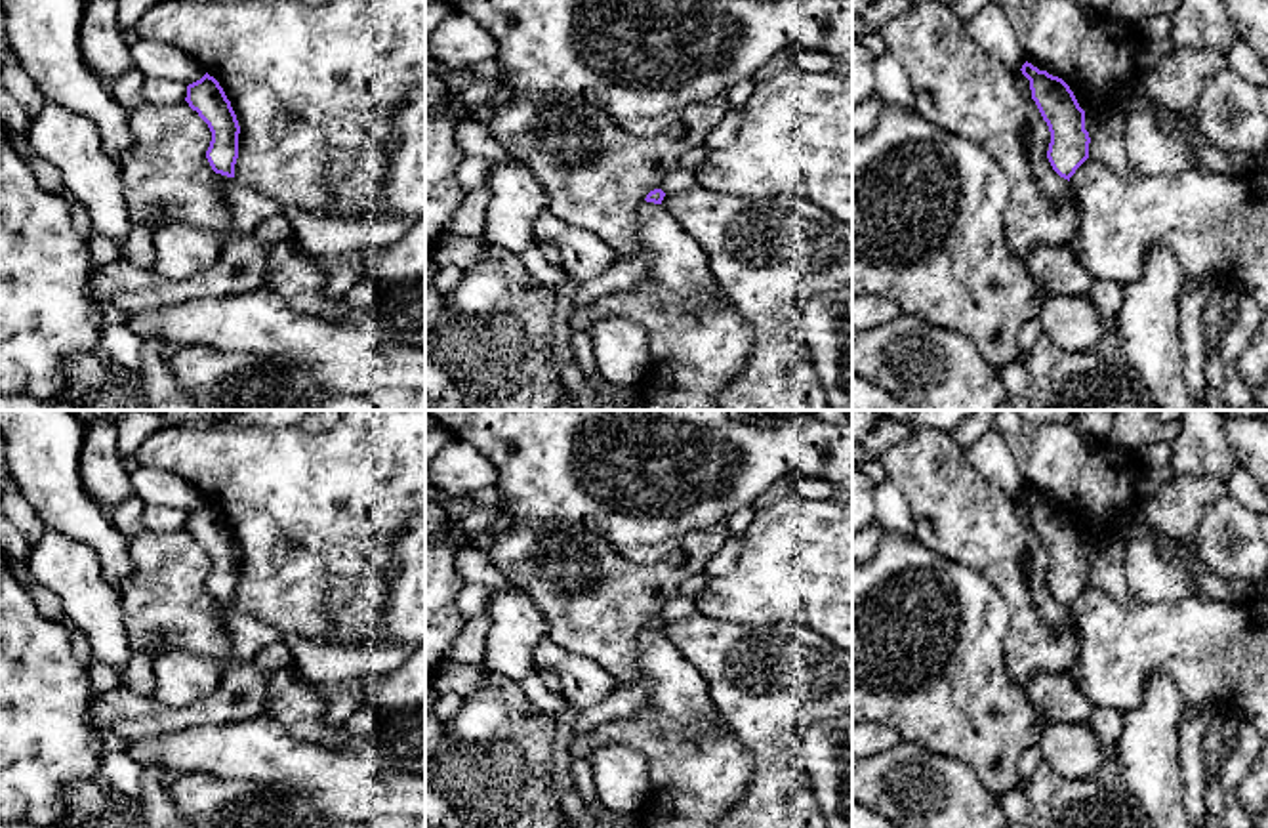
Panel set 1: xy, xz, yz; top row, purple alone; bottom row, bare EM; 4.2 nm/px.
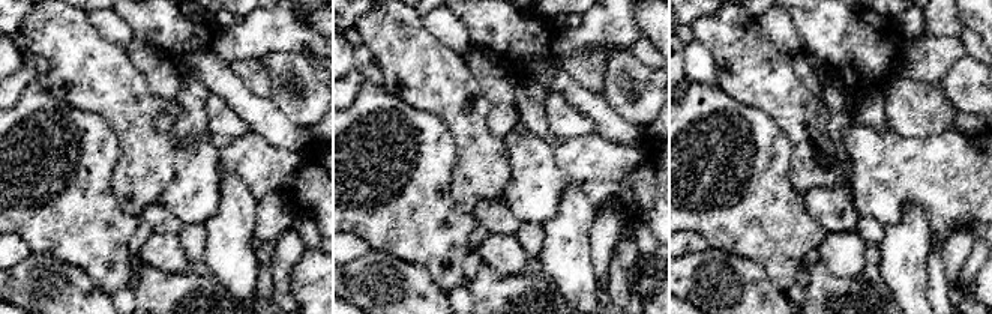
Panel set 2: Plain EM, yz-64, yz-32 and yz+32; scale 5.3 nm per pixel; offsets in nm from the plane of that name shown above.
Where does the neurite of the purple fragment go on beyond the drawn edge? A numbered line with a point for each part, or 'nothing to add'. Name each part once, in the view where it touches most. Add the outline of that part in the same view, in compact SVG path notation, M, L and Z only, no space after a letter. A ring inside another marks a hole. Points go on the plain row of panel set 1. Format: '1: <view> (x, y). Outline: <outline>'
nothing to add

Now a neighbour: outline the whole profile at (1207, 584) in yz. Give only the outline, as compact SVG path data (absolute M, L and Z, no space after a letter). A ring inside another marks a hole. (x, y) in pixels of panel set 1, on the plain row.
M1165 548L1165 557L1180 561L1186 565L1186 572L1194 580L1194 595L1199 599L1213 599L1224 603L1236 603L1239 597L1236 591L1213 570L1209 570L1199 561L1186 561L1186 551L1182 548Z

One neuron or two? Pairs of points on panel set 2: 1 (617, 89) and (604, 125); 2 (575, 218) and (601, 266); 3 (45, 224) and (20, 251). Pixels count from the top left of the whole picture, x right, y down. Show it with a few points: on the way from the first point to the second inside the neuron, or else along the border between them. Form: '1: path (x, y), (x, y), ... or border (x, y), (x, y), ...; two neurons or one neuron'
1: border (602, 96), (629, 122), (640, 126); two neurons
2: border (595, 211), (590, 230), (590, 259), (598, 280); two neurons
3: border (15, 233), (32, 251); two neurons

